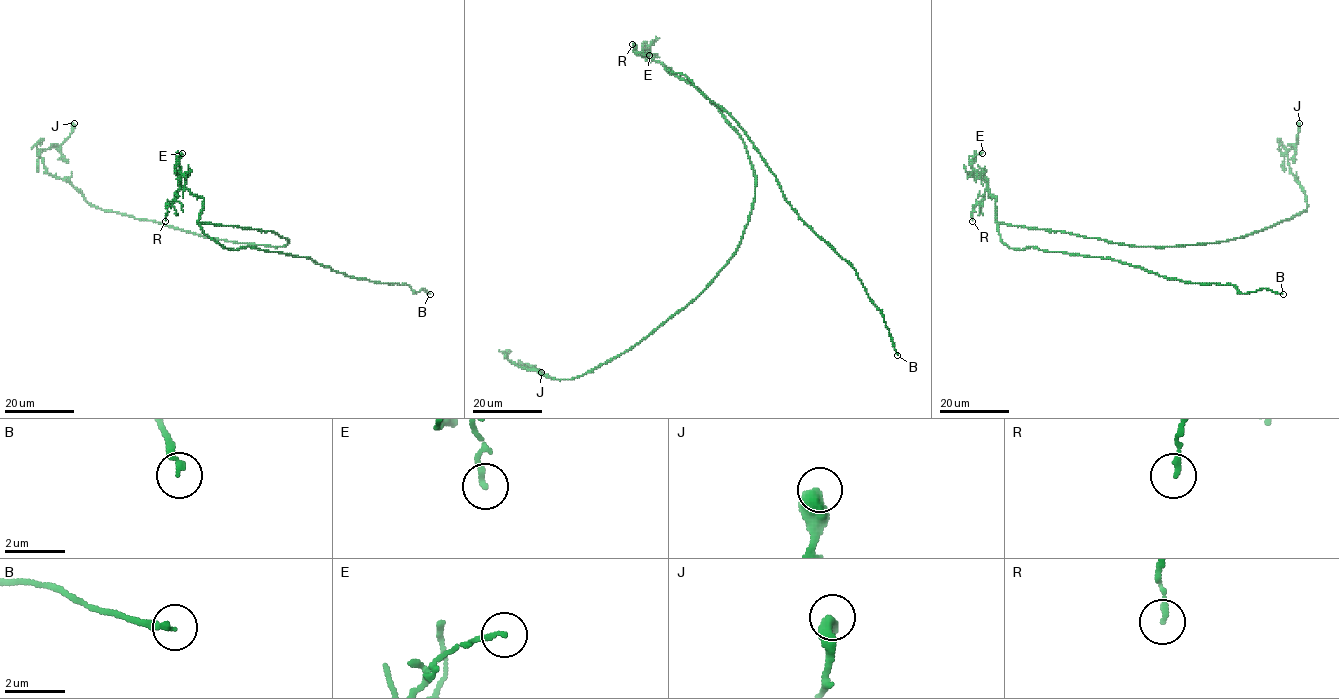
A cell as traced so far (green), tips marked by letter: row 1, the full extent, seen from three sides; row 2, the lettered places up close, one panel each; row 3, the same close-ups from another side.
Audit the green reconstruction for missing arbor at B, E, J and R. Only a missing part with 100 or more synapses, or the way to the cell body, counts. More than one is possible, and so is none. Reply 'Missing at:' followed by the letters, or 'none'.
Missing at: B

